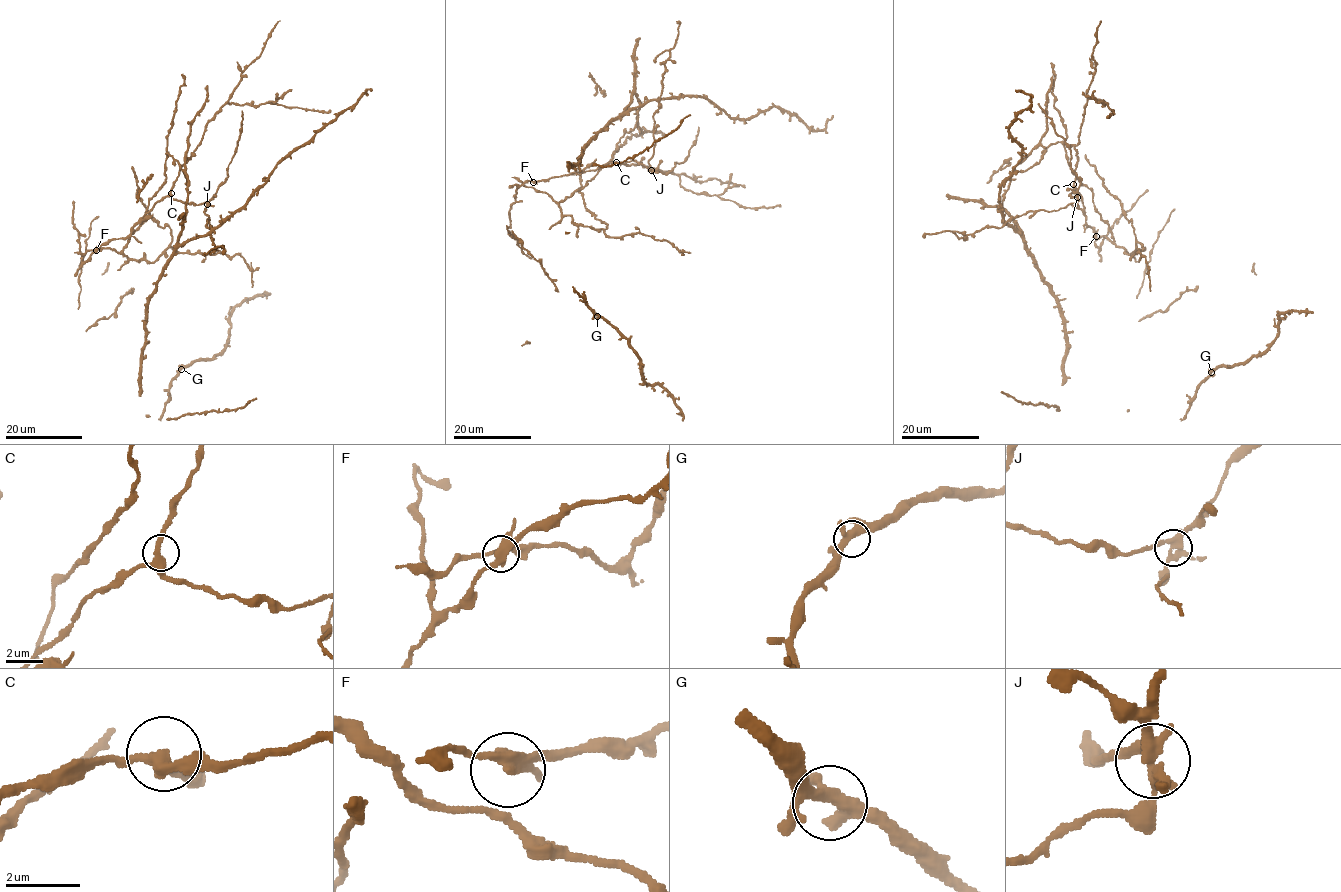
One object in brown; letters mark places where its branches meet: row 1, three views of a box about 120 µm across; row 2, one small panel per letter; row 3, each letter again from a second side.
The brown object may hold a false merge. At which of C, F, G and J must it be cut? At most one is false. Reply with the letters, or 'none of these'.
J

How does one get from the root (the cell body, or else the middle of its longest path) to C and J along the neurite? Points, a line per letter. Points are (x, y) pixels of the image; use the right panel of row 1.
C: (1094, 235), (1086, 223), (1081, 195), (1073, 184)
J: (1094, 235), (1087, 226), (1081, 195), (1074, 186), (1069, 195), (1077, 197)

